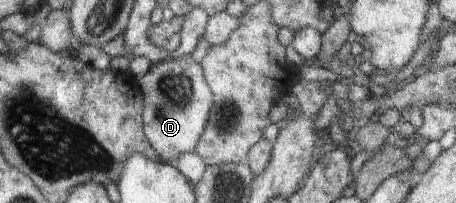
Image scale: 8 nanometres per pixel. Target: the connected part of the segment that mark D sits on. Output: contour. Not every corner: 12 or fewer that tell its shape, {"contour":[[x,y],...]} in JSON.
{"contour":[[190,55],[138,81],[143,131],[162,162],[194,152],[212,109]]}

